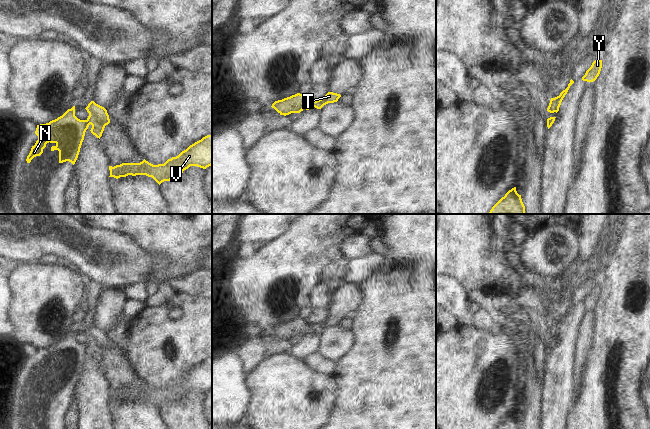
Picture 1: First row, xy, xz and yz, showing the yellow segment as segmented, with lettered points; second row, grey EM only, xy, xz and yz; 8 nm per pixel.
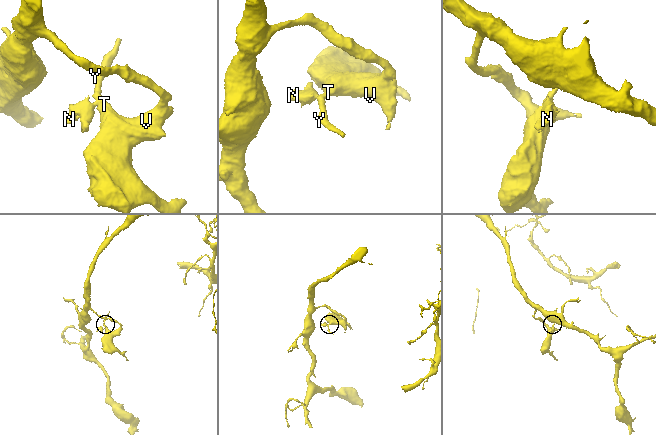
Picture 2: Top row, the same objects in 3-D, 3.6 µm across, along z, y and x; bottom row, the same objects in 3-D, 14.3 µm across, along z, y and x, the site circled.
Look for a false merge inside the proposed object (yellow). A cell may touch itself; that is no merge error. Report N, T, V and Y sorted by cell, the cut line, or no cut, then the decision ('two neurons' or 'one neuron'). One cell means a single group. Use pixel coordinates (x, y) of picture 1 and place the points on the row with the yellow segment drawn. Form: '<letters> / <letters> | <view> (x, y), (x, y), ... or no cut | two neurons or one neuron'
N / T V Y | xz (311, 101), (313, 106) | two neurons

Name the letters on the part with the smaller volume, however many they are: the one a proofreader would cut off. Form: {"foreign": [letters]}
{"foreign": ["N"]}

